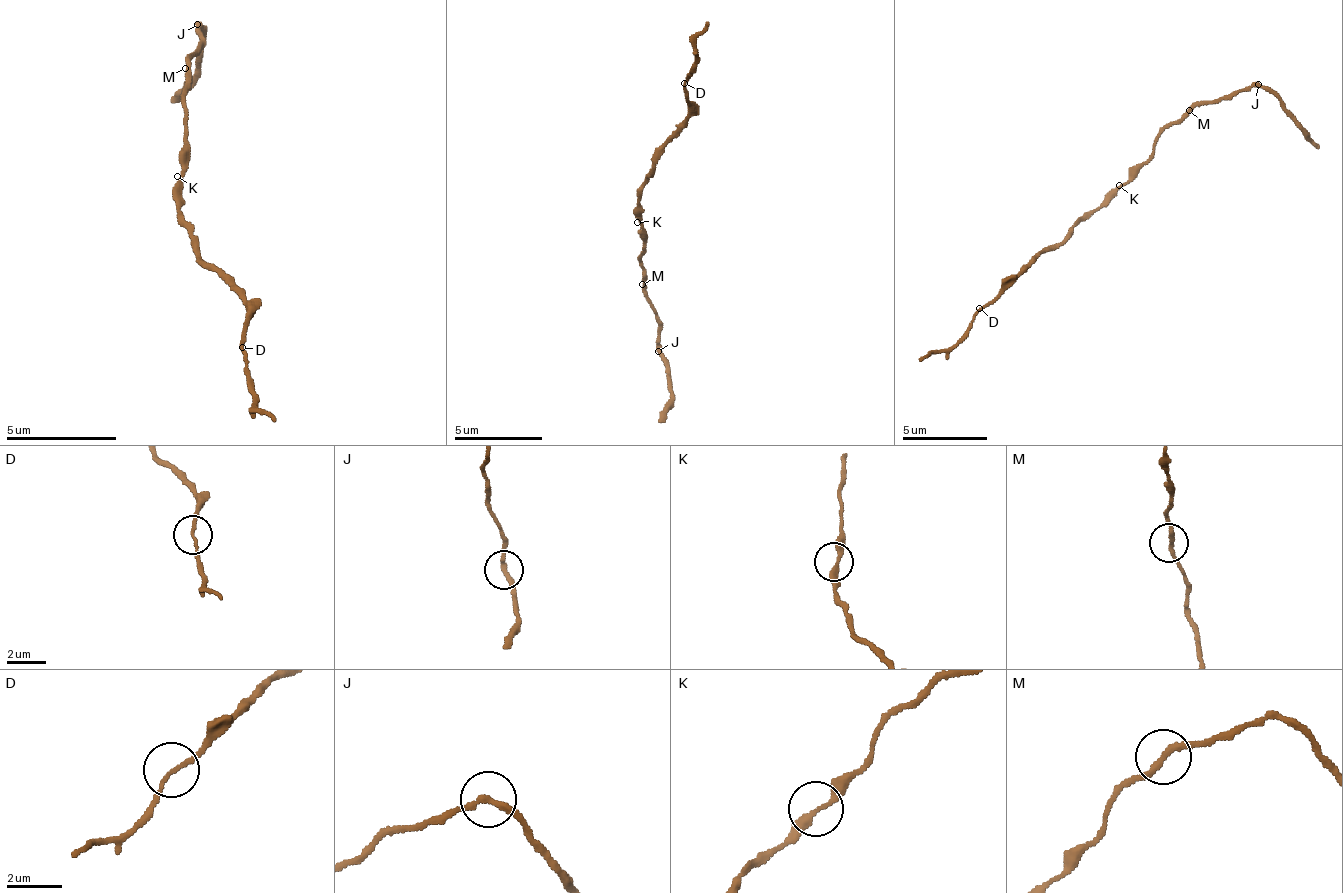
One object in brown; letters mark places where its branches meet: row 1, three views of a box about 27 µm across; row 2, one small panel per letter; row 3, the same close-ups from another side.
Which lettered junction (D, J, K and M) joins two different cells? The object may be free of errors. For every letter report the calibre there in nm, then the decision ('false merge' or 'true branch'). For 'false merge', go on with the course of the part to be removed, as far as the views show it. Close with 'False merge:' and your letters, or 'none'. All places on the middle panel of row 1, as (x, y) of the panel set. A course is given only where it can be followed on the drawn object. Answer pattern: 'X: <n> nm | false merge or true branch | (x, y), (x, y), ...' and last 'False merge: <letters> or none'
D: 140 nm | true branch
J: 220 nm | true branch
K: 240 nm | true branch
M: 220 nm | true branch
False merge: none

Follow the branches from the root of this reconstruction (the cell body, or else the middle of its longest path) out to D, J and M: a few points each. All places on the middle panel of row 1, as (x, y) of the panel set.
D: (642, 218), (639, 210), (644, 178), (660, 157), (660, 144), (686, 116), (689, 100), (683, 84)
J: (642, 218), (639, 238), (645, 250), (641, 264), (644, 268), (643, 285), (657, 318), (656, 344), (660, 352)
M: (642, 218), (639, 238), (645, 250), (641, 264), (644, 268), (642, 284)

